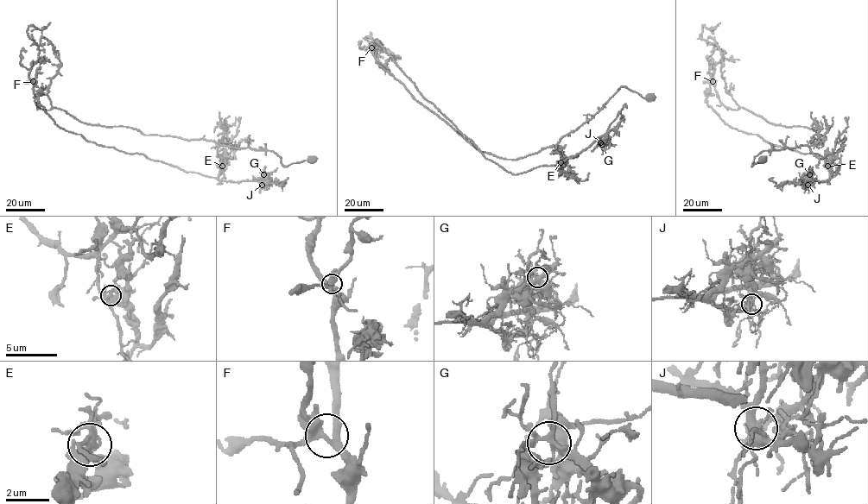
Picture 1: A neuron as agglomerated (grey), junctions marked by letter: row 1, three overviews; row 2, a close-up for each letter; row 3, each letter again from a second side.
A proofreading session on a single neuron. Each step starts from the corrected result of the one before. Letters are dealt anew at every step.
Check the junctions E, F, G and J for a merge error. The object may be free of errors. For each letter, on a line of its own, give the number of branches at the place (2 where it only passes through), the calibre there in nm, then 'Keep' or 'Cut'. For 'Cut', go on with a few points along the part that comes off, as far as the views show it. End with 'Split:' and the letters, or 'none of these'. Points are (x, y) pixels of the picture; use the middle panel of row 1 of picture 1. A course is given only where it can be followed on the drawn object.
E: Branches: 6. Thickness 360 nm. Cut. Course of the part to remove: (560, 162), (558, 166), (541, 166), (518, 173), (507, 171), (487, 159), (426, 99), (376, 41), (377, 46)
F: Branches: 5. Thickness 360 nm. Keep
G: Branches: 7. Thickness 360 nm. Keep
J: Branches: 6. Thickness 400 nm. Keep
Split: E

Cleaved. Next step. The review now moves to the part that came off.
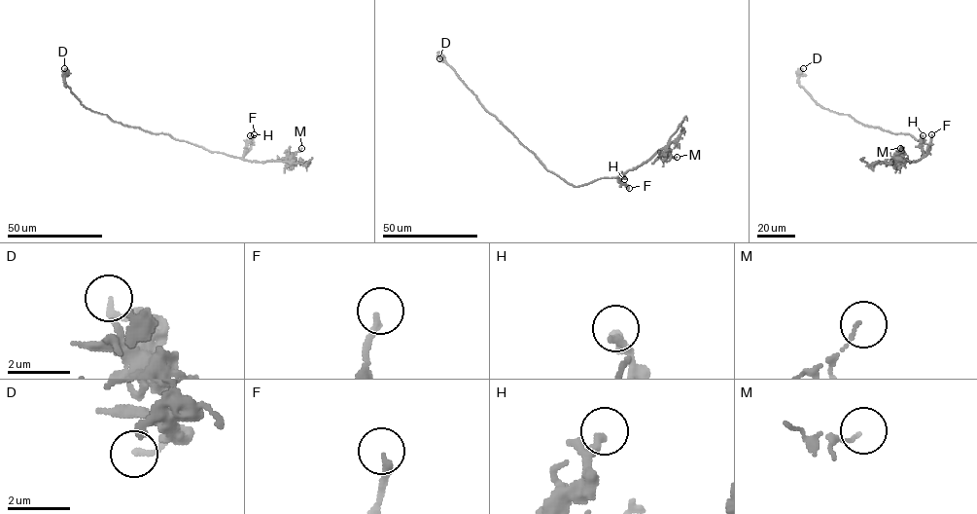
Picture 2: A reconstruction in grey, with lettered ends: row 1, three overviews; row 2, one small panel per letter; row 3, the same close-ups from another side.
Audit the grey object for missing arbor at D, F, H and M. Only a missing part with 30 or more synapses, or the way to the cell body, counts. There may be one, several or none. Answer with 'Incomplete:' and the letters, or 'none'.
Incomplete: none

